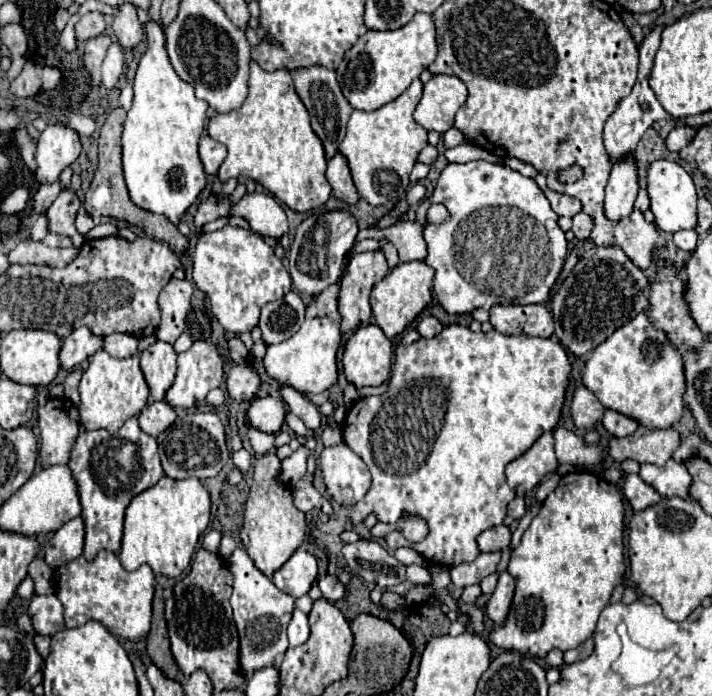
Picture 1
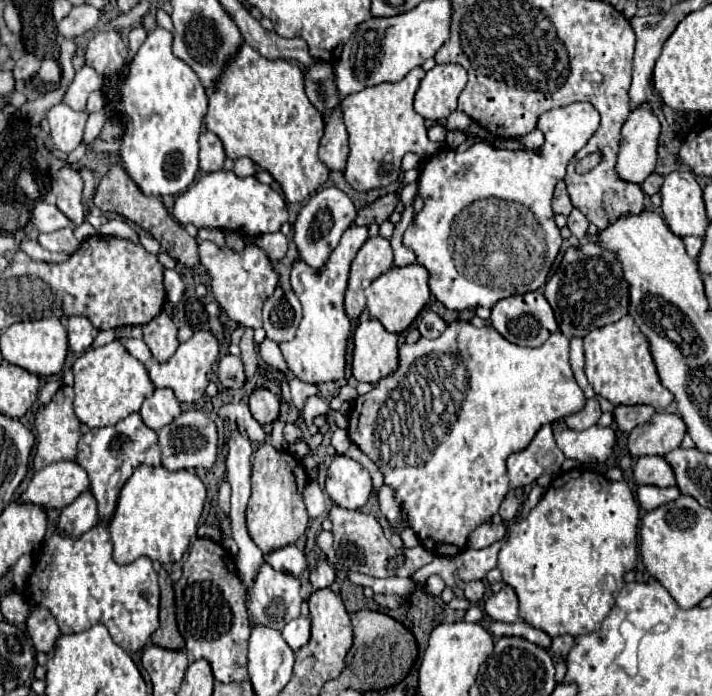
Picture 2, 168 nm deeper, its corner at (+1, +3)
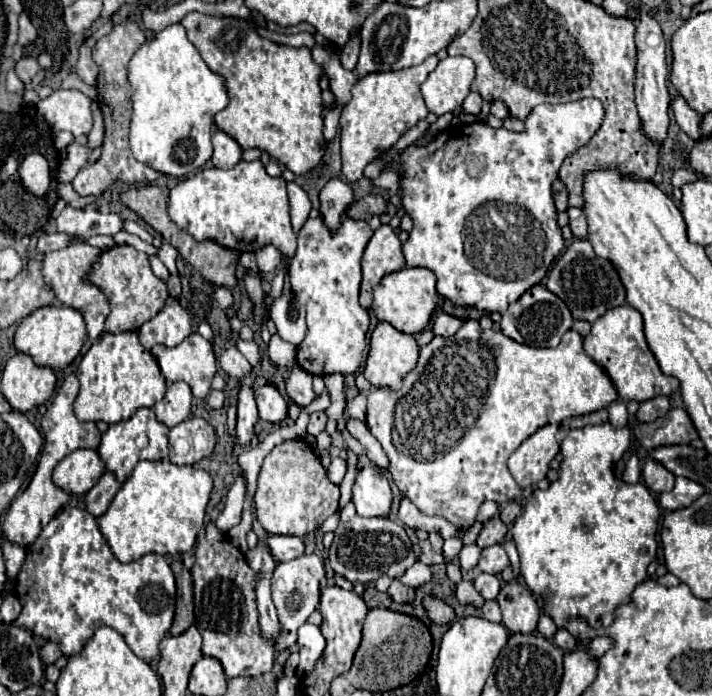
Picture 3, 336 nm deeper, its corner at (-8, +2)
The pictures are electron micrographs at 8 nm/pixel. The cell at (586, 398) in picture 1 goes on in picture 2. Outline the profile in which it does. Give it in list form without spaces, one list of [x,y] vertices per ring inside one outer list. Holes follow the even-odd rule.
[[[589,399],[585,403],[585,407],[573,415],[567,415],[565,417],[565,423],[569,429],[575,429],[575,431],[581,431],[581,429],[587,429],[591,425],[595,425],[601,417],[601,407],[595,399]]]

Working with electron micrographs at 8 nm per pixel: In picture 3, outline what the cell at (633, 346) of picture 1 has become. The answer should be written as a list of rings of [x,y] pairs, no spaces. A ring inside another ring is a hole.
[[[628,304],[622,306],[622,310],[610,310],[610,314],[604,314],[592,324],[592,332],[584,338],[584,350],[608,374],[622,402],[644,402],[656,396],[674,396],[678,390],[678,380],[662,374],[646,344],[640,312]]]

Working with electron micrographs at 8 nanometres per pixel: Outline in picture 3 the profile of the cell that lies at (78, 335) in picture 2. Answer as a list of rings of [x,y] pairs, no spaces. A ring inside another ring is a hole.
[[[72,244],[68,248],[64,248],[64,250],[48,252],[42,258],[42,264],[44,264],[42,272],[44,272],[46,282],[52,286],[52,290],[56,292],[56,298],[62,304],[66,304],[66,306],[82,312],[84,322],[86,322],[86,332],[88,332],[90,340],[98,340],[102,336],[102,332],[104,332],[104,320],[106,320],[106,314],[110,312],[106,296],[96,286],[90,286],[84,280],[84,276],[88,274],[90,266],[96,262],[98,254],[100,254],[100,248],[94,248],[90,244]]]

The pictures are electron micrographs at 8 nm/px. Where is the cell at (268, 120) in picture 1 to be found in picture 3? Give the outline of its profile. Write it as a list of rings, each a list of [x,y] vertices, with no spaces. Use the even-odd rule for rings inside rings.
[[[190,12],[180,22],[190,42],[198,48],[204,62],[210,66],[210,70],[224,78],[226,92],[228,92],[228,106],[214,116],[216,126],[232,136],[242,150],[258,148],[262,152],[268,152],[270,158],[284,164],[288,170],[292,170],[296,176],[306,176],[314,168],[320,168],[326,162],[326,138],[322,134],[324,120],[322,120],[322,96],[318,78],[322,74],[320,66],[314,64],[312,54],[308,48],[290,48],[280,46],[270,40],[264,40],[256,34],[256,30],[242,18],[214,18],[208,14]]]

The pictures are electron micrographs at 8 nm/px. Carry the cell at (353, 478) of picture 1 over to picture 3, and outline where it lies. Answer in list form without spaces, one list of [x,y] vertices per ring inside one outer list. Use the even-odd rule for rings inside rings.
[[[364,466],[352,486],[352,502],[360,516],[388,516],[392,490],[378,466]]]

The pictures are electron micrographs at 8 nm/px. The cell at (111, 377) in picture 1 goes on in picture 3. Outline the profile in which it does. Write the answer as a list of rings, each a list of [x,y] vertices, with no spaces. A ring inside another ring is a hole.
[[[136,332],[102,334],[84,354],[76,376],[80,380],[80,394],[74,402],[74,414],[82,422],[126,422],[138,408],[150,408],[160,402],[166,392],[166,380],[150,352],[138,342]]]

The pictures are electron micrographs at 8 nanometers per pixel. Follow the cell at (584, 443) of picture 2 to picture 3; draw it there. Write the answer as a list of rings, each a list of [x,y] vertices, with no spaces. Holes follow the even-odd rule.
[[[610,422],[600,426],[584,426],[570,430],[562,440],[562,464],[560,478],[550,484],[548,490],[534,490],[524,512],[516,518],[512,534],[520,554],[522,578],[534,596],[542,598],[546,614],[558,628],[574,618],[586,620],[592,628],[606,628],[614,622],[616,608],[630,604],[632,590],[644,582],[646,568],[656,556],[656,530],[660,510],[650,490],[638,484],[626,484],[612,474],[610,464],[622,458],[630,446],[630,430],[616,428]]]

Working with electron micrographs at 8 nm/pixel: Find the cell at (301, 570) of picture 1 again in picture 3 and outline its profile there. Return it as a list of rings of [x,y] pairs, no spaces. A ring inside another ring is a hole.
[[[268,536],[268,546],[276,562],[288,562],[304,556],[304,540],[298,536]]]

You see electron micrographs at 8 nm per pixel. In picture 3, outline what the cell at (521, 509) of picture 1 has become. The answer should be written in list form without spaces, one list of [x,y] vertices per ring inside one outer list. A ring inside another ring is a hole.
[[[508,502],[508,504],[504,504],[502,508],[500,508],[500,518],[502,518],[502,522],[504,524],[512,524],[518,516],[520,516],[520,504],[518,502]]]

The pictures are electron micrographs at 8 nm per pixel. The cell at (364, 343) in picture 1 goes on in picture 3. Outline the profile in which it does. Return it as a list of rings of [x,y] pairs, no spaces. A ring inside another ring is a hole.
[[[378,322],[370,336],[370,352],[364,376],[372,386],[398,390],[404,376],[418,362],[418,344],[412,334],[398,332],[388,322]]]

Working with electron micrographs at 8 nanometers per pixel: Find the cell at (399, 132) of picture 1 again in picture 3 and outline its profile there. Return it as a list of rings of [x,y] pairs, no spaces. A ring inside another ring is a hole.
[[[430,56],[420,66],[406,70],[386,72],[386,74],[368,74],[358,80],[352,90],[350,104],[344,106],[340,116],[342,132],[342,172],[350,182],[364,178],[364,168],[378,160],[380,154],[388,152],[414,124],[426,120],[428,108],[420,94],[420,84],[436,68],[438,58]]]

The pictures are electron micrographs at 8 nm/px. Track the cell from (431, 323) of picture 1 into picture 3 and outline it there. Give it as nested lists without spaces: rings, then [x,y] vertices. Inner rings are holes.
[[[440,312],[436,318],[434,318],[434,324],[432,324],[432,332],[436,336],[443,336],[445,338],[450,338],[458,332],[458,328],[462,326],[462,322],[450,314],[444,314]]]

